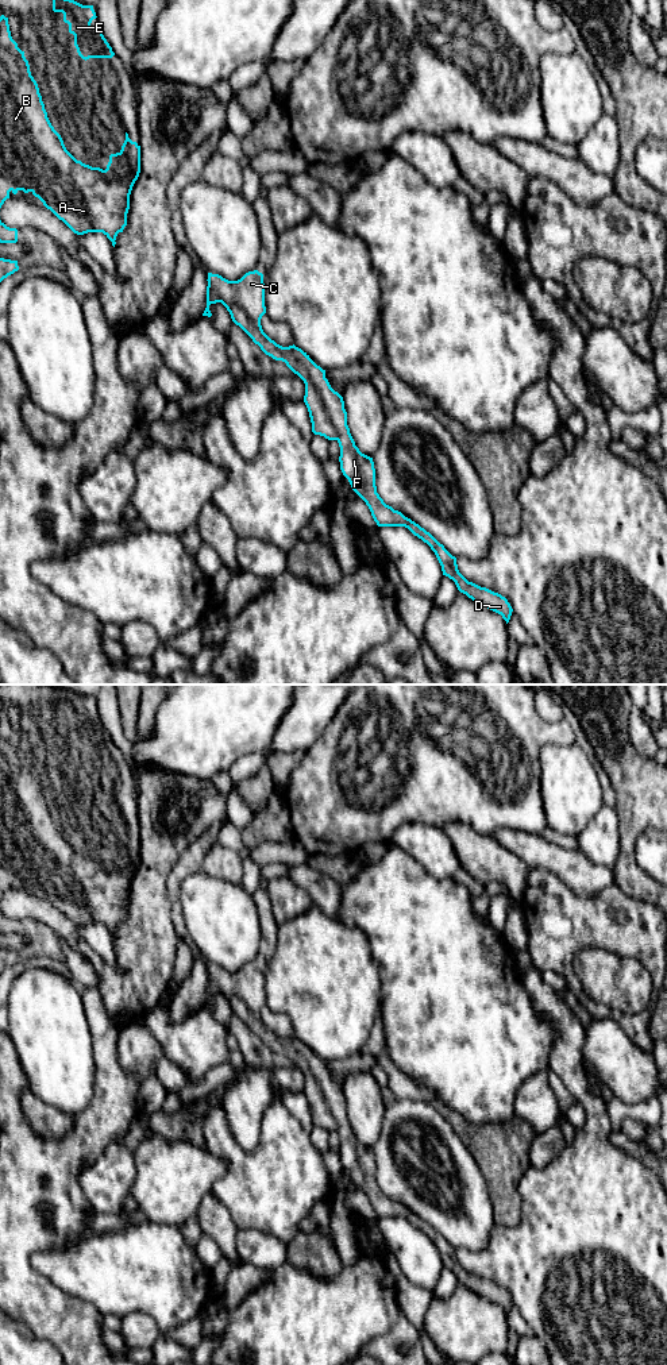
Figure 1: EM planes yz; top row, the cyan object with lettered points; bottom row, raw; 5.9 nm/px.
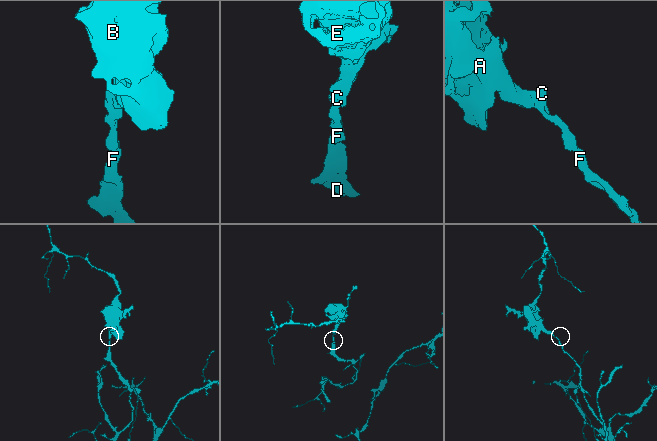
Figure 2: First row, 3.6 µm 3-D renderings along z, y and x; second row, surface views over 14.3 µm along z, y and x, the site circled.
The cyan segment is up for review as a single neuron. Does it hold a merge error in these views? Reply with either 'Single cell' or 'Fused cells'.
Single cell

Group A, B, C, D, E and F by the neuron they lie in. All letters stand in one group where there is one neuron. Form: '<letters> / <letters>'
A B C D E F

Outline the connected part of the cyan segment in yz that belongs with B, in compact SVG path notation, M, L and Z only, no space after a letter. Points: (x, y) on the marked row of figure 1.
M0 16L0 208L9 193L31 192L74 234L103 232L115 247L116 236L127 225L130 194L140 173L140 146L126 132L122 150L109 155L107 169L92 167L77 161L65 147L61 135L51 126L39 88L30 72L24 51L12 39L8 18Z

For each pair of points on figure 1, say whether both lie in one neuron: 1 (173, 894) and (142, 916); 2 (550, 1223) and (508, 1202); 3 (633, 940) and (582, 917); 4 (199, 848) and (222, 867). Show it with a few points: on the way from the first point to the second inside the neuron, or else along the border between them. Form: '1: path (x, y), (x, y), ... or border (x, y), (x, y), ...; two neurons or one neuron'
1: border (173, 866), (166, 880), (166, 895), (176, 928); two neurons
2: border (520, 1179), (521, 1219), (513, 1226), (496, 1225); two neurons
3: path (621, 928), (610, 921), (594, 920); one neuron
4: border (214, 843), (200, 870); two neurons

